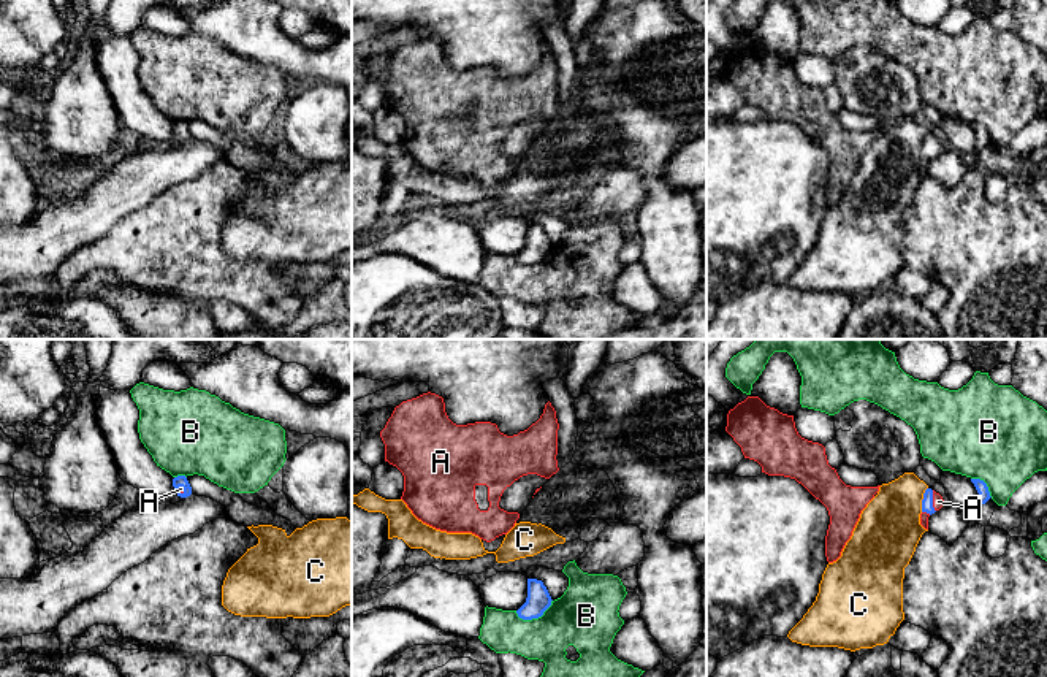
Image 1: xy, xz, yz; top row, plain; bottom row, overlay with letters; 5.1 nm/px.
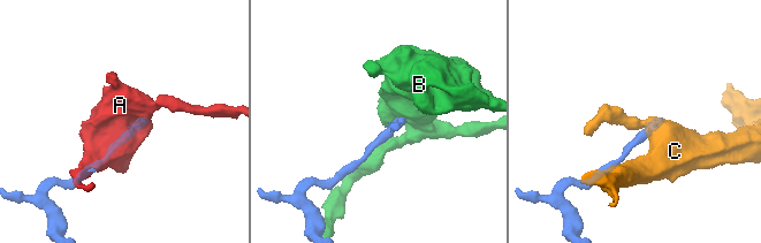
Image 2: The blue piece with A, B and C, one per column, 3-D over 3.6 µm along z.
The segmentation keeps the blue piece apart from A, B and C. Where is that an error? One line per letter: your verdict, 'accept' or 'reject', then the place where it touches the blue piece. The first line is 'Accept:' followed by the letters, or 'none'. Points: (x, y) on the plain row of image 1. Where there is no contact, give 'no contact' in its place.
Accept: A
A: accept; contact yz (932, 146)
B: reject; contact xz (536, 262)
C: reject; contact yz (922, 145)

